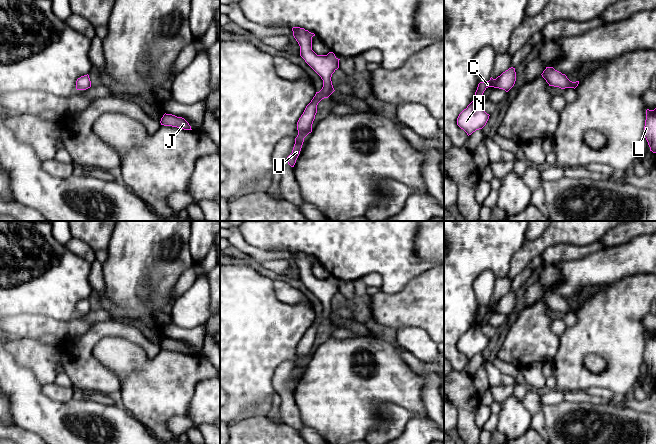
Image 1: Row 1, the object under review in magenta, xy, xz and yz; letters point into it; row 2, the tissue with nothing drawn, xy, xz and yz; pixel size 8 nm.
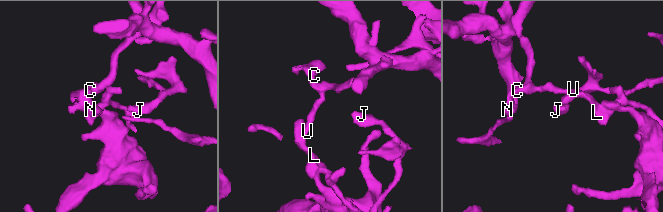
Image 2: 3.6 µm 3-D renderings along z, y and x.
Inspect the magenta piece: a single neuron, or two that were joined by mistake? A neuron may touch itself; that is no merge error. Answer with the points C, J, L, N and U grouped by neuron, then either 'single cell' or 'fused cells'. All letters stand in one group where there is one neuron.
C N / J L U | fused cells

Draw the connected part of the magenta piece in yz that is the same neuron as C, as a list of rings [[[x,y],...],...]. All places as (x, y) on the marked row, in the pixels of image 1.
[[[511,67],[496,79],[491,77],[487,82],[480,82],[473,101],[459,114],[457,118],[457,125],[463,129],[468,136],[476,130],[482,129],[486,125],[490,116],[484,111],[481,103],[481,97],[484,91],[488,87],[494,87],[508,92],[514,86],[515,81],[515,68]]]

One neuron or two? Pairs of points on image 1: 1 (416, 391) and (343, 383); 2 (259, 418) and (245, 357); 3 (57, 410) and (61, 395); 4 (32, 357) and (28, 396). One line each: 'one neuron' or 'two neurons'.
1: one neuron
2: two neurons
3: two neurons
4: two neurons

